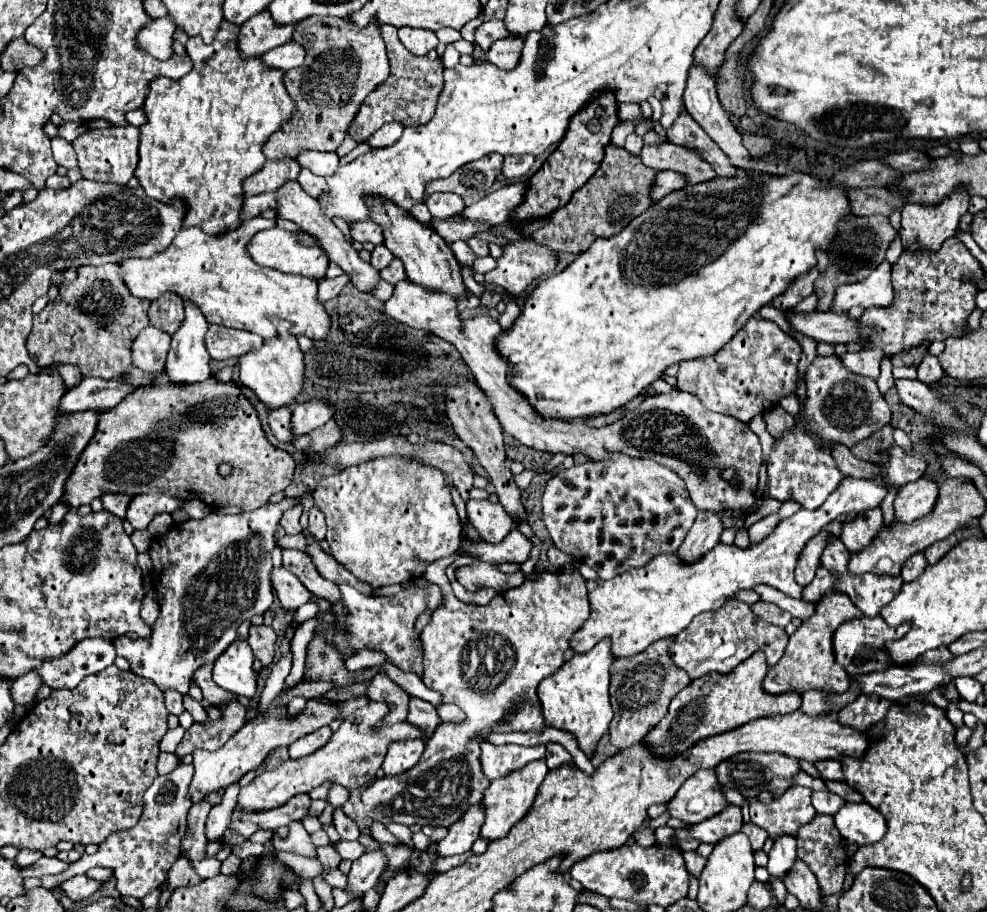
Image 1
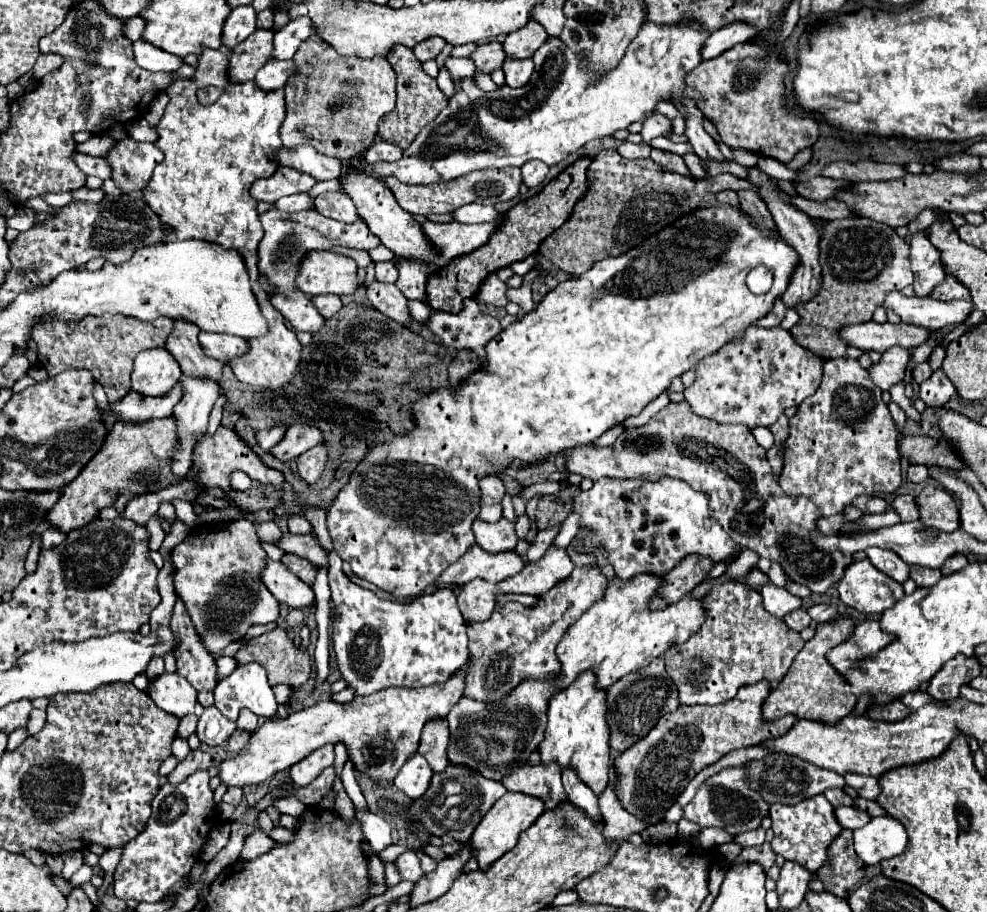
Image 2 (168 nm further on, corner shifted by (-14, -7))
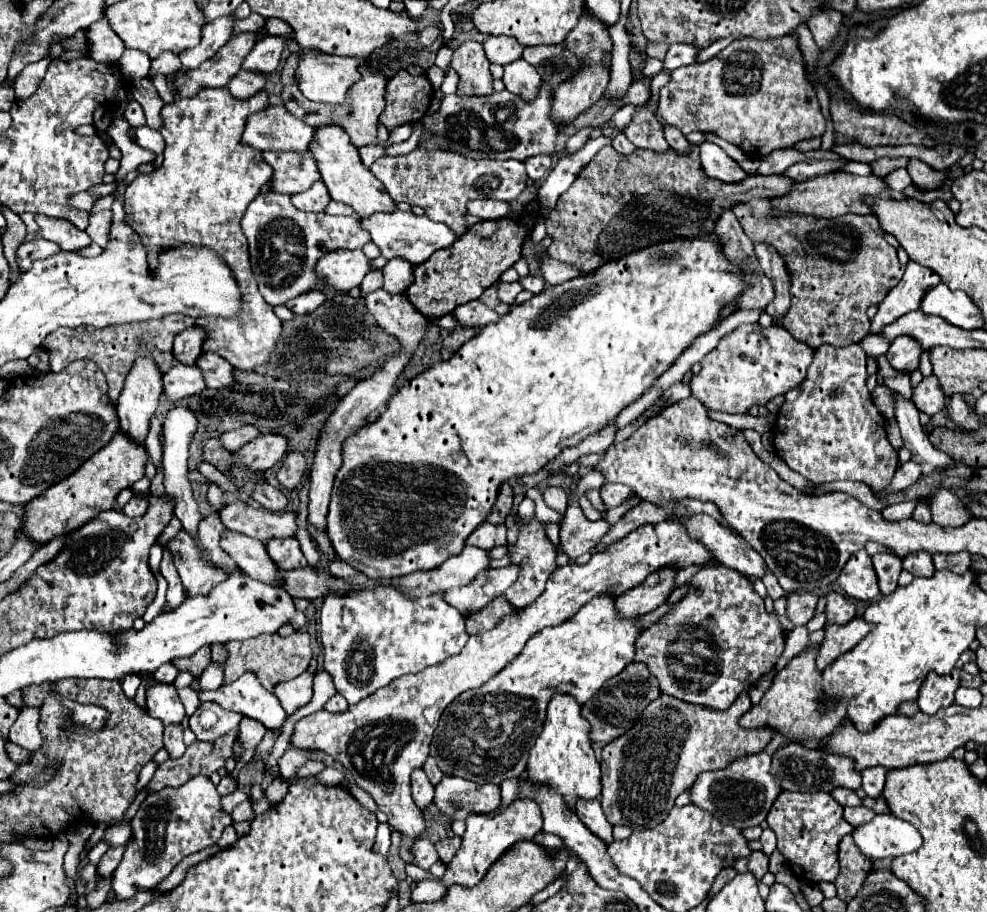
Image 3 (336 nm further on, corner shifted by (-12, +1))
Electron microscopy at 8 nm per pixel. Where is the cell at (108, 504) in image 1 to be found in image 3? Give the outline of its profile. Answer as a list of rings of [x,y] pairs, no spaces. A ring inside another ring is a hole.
[[[132,496],[130,502],[122,508],[126,516],[144,516],[150,504],[150,496]]]

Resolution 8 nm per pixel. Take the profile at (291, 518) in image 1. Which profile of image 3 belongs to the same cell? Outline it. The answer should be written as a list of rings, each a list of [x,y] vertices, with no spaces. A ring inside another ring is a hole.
[[[258,484],[256,488],[254,488],[254,498],[264,506],[264,508],[268,508],[268,510],[272,510],[272,512],[284,512],[286,510],[286,506],[288,506],[288,500],[286,500],[286,496],[280,492],[280,490],[276,490],[276,488],[272,488],[270,484]]]

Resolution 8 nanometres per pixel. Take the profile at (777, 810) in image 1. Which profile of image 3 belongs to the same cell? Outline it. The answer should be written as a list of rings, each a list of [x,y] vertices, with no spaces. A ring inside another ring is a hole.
[[[780,792],[766,820],[778,838],[778,850],[798,880],[834,882],[838,876],[838,844],[854,828],[842,818],[842,806],[828,792]]]

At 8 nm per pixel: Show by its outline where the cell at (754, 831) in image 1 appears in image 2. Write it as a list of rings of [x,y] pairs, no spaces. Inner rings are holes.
[[[764,842],[764,844],[758,846],[758,848],[744,848],[744,850],[740,852],[740,856],[732,862],[732,866],[744,864],[744,862],[756,862],[756,864],[760,864],[764,870],[770,870],[770,866],[774,864],[774,860],[776,860],[776,854],[772,852],[770,844]]]

